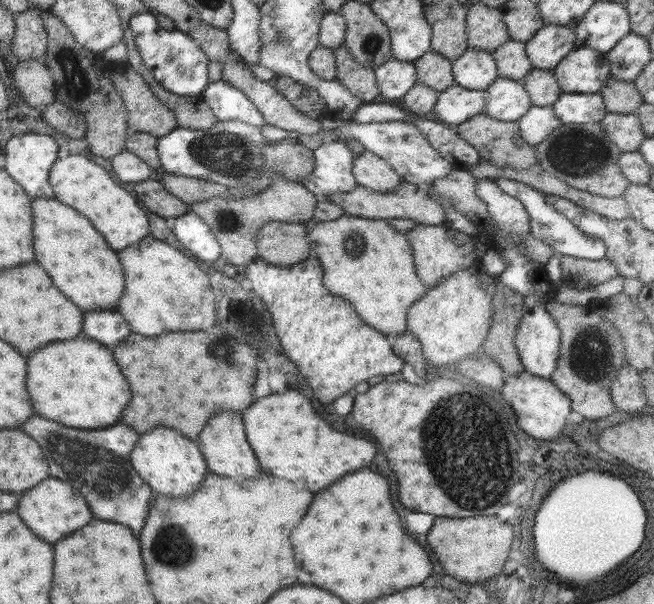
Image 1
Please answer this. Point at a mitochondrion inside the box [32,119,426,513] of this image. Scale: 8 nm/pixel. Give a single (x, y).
(100, 471)

